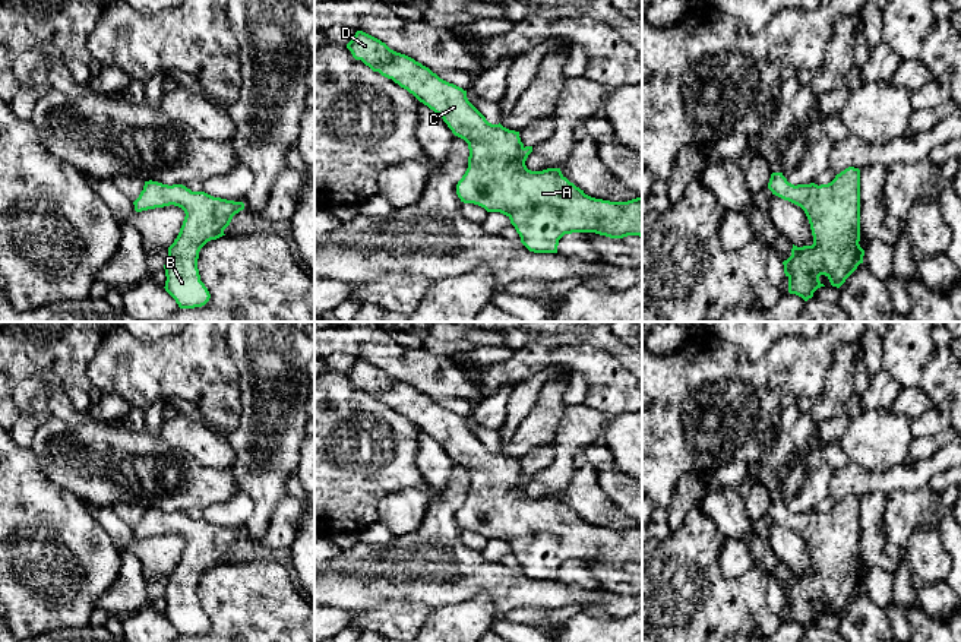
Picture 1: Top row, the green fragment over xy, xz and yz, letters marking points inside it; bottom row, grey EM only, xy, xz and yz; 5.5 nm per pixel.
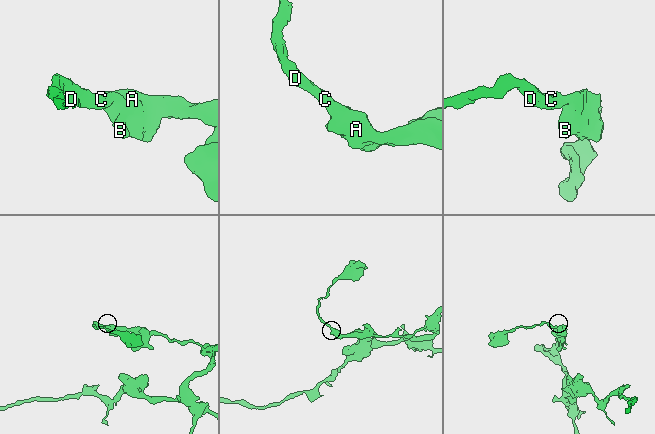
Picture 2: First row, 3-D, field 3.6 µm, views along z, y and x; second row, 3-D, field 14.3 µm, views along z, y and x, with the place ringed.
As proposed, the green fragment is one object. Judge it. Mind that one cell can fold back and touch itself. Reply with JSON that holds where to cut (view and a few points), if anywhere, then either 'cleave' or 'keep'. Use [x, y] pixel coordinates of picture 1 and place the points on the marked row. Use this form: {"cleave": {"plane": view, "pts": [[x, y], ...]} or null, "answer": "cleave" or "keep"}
{"cleave": null, "answer": "keep"}

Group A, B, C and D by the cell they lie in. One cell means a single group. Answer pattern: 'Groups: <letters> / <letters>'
Groups: A B C D

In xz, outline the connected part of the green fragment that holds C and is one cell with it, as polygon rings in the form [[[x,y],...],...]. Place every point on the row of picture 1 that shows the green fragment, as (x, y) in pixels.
[[[357,31],[347,44],[355,60],[373,72],[392,79],[420,102],[439,114],[452,133],[468,143],[468,168],[456,184],[456,195],[464,203],[474,203],[487,212],[500,212],[510,219],[521,243],[534,253],[557,253],[559,240],[572,233],[595,233],[610,238],[642,237],[642,197],[628,202],[595,199],[570,183],[560,168],[531,171],[525,161],[532,146],[521,142],[519,132],[491,124],[468,101],[467,91],[440,79],[414,58],[391,50],[380,39]]]

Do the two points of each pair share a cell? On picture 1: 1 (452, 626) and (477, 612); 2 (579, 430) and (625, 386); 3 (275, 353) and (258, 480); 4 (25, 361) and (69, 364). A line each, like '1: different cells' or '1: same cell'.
1: same cell
2: different cells
3: same cell
4: same cell

